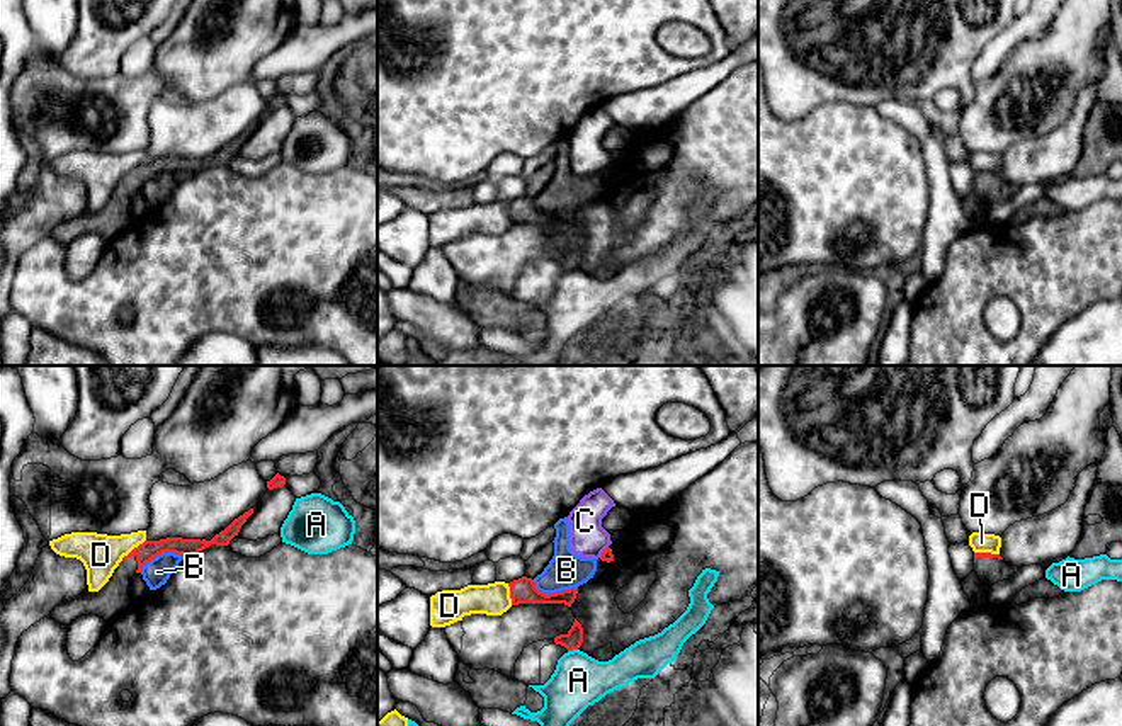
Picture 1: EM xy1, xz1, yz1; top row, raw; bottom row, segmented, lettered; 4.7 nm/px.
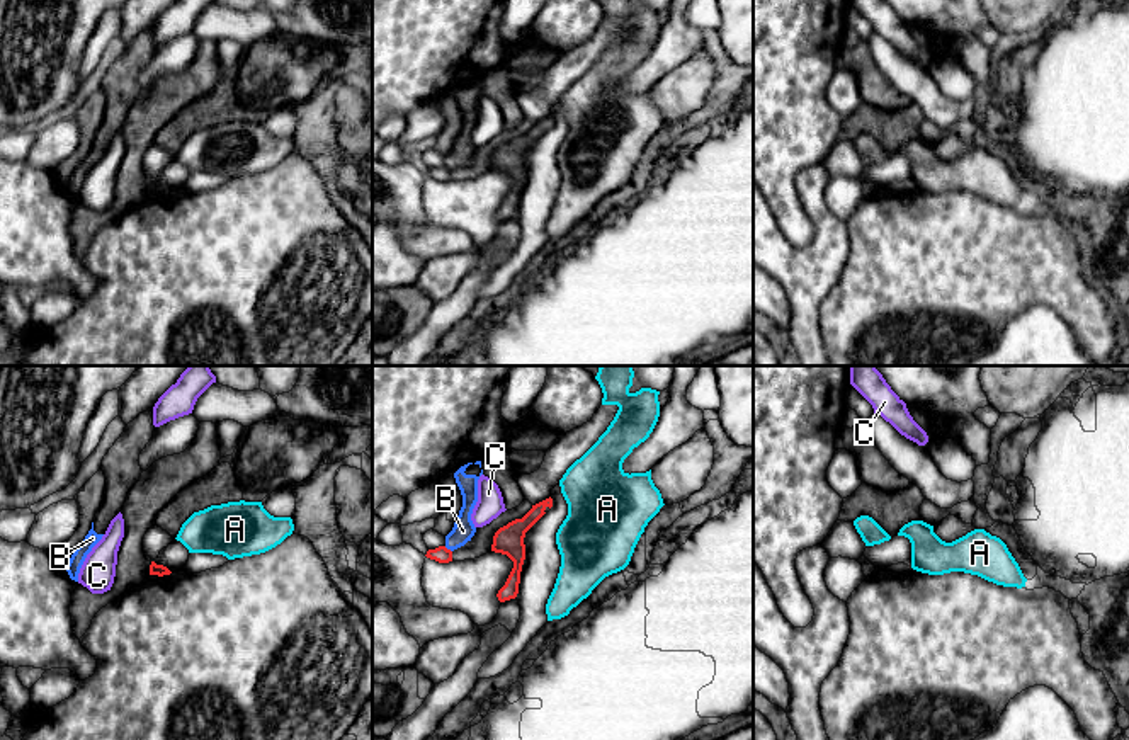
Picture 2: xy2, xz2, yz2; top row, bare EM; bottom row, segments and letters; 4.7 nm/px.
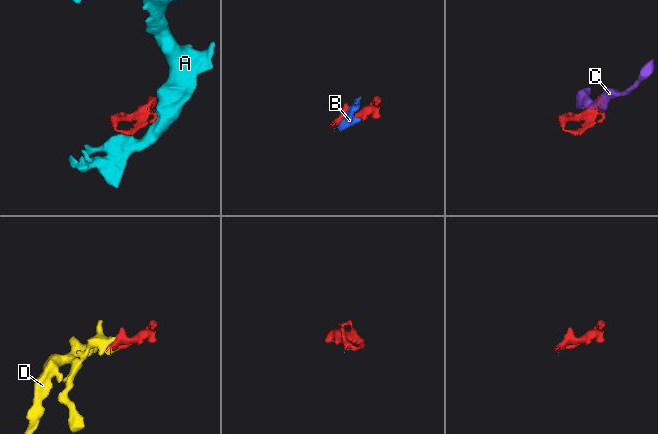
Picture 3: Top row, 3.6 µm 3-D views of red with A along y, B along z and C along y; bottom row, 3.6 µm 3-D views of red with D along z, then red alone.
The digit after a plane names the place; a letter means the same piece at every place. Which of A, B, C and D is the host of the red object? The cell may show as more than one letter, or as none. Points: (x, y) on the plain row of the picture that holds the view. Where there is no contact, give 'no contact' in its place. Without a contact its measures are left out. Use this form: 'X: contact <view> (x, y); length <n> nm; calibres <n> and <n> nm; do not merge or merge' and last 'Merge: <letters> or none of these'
A: contact xz1 (572, 269); length 50 nm; calibres 90 and 260 nm; do not merge
B: contact xz1 (553, 213); length 220 nm; calibres 120 and 170 nm; do not merge
C: contact xz1 (604, 170); length 70 nm; calibres 50 and 180 nm; do not merge
D: contact xy1 (133, 169); length 170 nm; calibres 90 and 190 nm; do not merge
Merge: none of these

